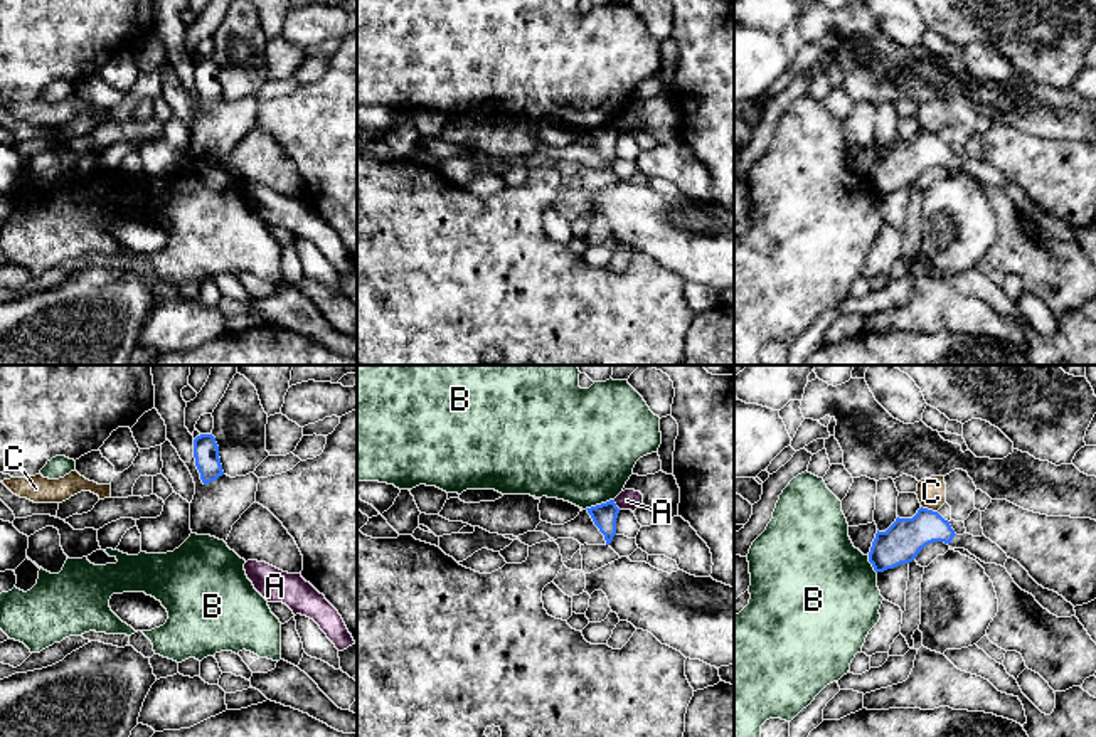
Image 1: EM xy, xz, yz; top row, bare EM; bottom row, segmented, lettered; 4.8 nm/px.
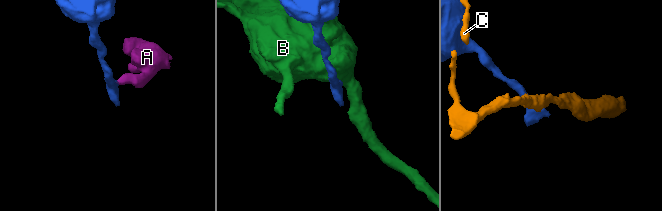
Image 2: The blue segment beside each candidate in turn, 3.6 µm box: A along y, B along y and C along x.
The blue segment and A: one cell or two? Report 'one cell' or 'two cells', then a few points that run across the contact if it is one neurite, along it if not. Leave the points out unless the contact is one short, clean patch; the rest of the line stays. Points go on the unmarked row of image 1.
two cells; line xz (613, 123), (620, 132)

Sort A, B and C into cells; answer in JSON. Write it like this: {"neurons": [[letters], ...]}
{"neurons": [["A"], ["B"], ["C"]]}

